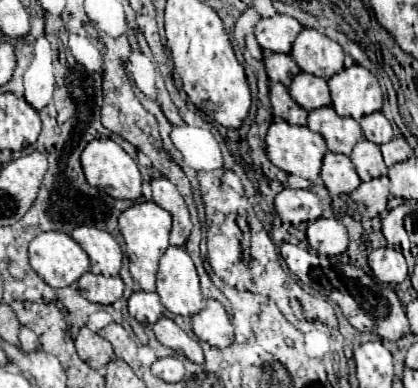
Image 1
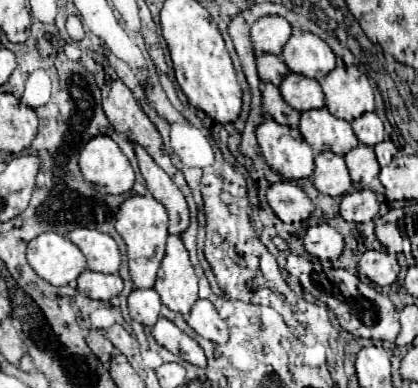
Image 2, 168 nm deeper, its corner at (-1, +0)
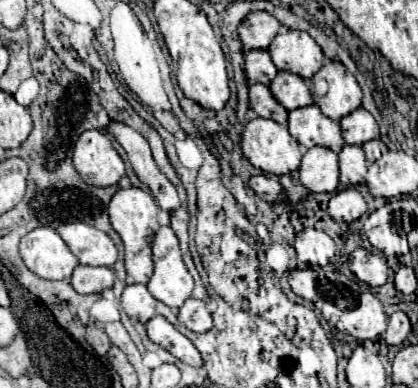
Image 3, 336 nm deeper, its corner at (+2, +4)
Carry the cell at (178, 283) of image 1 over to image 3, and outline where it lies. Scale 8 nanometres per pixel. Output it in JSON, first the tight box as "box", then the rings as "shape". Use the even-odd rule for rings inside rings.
{"box":[148,227,194,307],"shape":[[[160,227],[152,241],[154,273],[148,281],[148,291],[168,307],[180,307],[194,289],[194,279],[188,273],[178,239],[170,227]]]}

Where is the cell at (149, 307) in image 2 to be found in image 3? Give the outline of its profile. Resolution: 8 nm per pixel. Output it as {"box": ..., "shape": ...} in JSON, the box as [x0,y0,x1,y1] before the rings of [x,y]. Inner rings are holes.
{"box":[122,285,156,323],"shape":[[[128,285],[122,293],[122,307],[130,319],[146,323],[154,317],[156,299],[148,293],[146,285]]]}

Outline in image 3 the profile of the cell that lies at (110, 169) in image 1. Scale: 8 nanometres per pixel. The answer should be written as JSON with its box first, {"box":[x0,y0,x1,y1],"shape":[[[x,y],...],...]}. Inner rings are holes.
{"box":[74,131,126,187],"shape":[[[84,131],[74,145],[74,167],[80,173],[82,181],[94,187],[116,185],[126,169],[124,161],[112,147],[110,139],[98,131]]]}

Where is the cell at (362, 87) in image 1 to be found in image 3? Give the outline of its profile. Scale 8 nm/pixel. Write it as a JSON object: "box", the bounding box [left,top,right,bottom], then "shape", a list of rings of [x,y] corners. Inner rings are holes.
{"box":[314,61,362,121],"shape":[[[326,61],[314,77],[324,77],[328,83],[326,95],[314,95],[314,103],[326,117],[338,121],[360,107],[362,89],[354,75],[340,61]]]}

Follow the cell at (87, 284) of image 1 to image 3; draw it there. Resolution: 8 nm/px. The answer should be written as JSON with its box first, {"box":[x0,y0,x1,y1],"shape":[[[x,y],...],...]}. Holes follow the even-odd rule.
{"box":[72,265,116,293],"shape":[[[78,265],[72,273],[72,287],[78,293],[102,293],[112,287],[116,281],[116,273],[110,267],[92,267]]]}

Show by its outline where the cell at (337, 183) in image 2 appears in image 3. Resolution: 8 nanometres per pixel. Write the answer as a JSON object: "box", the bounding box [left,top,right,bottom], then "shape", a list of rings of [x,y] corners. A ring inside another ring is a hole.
{"box":[300,147,338,193],"shape":[[[312,147],[300,163],[300,183],[314,193],[334,193],[338,189],[338,155],[328,147]]]}

